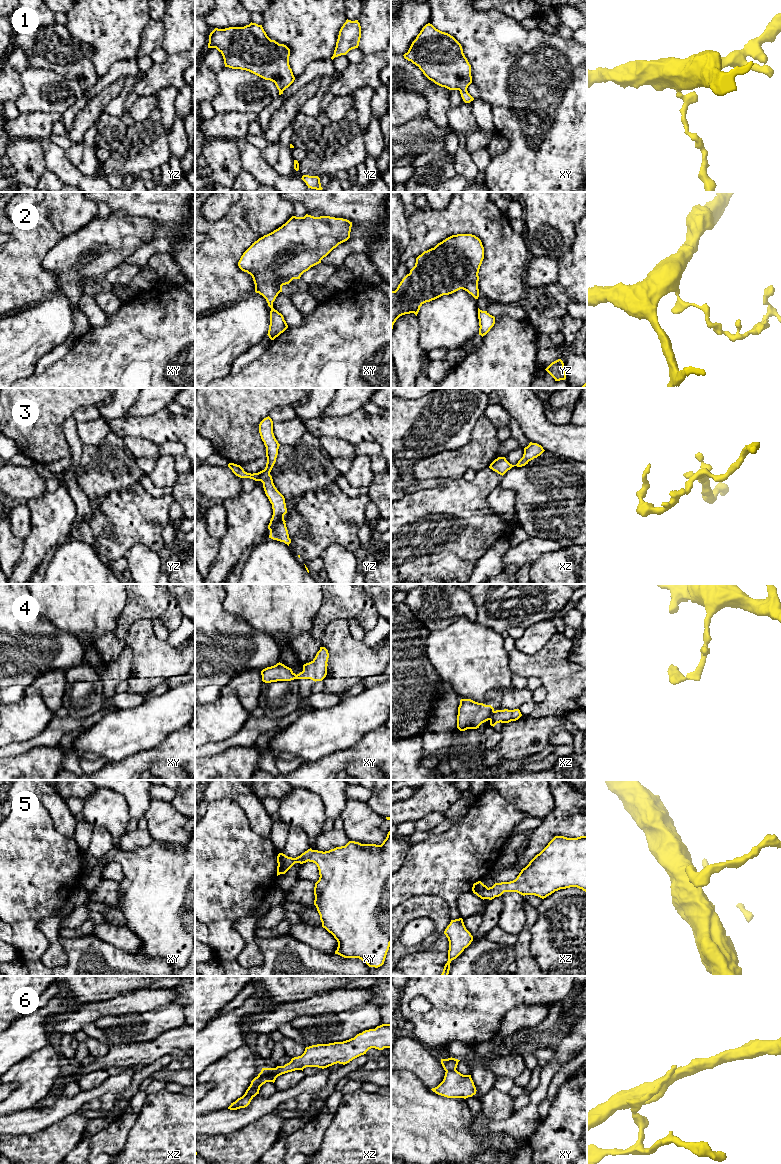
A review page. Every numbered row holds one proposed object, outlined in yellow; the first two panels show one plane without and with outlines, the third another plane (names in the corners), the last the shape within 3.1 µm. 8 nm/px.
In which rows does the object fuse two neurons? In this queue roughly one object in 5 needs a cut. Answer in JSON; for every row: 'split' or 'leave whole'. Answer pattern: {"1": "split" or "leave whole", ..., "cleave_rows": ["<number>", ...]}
{"1": "leave whole", "2": "leave whole", "3": "leave whole", "4": "split", "5": "leave whole", "6": "split", "cleave_rows": ["4", "6"]}

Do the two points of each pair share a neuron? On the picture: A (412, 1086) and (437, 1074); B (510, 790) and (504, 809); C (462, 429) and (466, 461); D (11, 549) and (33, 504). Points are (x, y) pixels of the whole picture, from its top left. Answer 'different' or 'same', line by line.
A: different
B: different
C: different
D: different

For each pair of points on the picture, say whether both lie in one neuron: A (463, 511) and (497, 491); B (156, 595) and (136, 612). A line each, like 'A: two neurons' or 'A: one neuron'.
A: two neurons
B: one neuron

